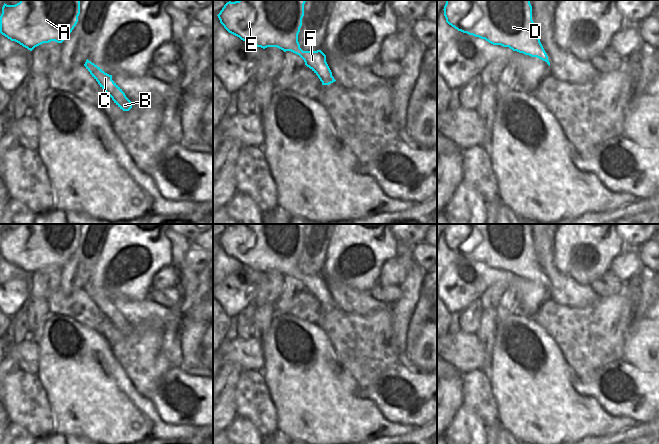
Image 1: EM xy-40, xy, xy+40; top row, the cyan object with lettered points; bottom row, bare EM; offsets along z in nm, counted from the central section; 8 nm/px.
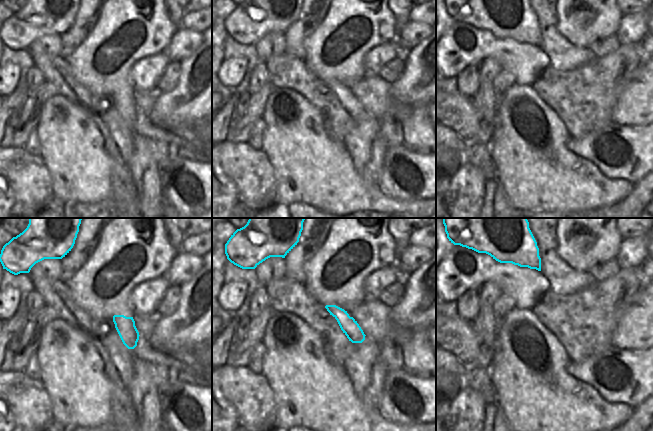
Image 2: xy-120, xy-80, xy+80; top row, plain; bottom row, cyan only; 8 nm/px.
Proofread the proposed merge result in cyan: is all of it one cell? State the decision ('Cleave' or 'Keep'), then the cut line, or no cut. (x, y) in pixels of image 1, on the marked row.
Keep. No split.

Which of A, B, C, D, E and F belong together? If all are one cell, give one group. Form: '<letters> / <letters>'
A B C D E F

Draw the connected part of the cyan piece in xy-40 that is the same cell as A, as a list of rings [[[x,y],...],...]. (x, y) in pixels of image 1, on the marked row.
[[[20,0],[15,5],[4,3],[0,33],[32,51],[43,43],[62,43],[76,26],[79,14],[80,0]]]

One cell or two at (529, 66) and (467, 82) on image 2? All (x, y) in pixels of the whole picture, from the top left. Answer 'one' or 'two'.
two

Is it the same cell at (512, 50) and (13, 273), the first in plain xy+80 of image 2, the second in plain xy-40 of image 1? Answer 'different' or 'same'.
different

